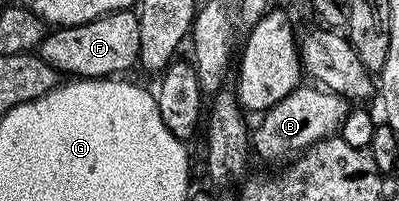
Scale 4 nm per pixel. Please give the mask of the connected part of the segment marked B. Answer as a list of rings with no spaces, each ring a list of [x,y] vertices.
[[[301,85],[291,91],[286,98],[278,101],[271,109],[263,112],[260,124],[255,124],[250,135],[250,147],[264,163],[288,165],[301,153],[308,150],[321,139],[335,136],[340,124],[348,116],[349,100],[343,99],[333,91],[321,89],[316,85]]]

